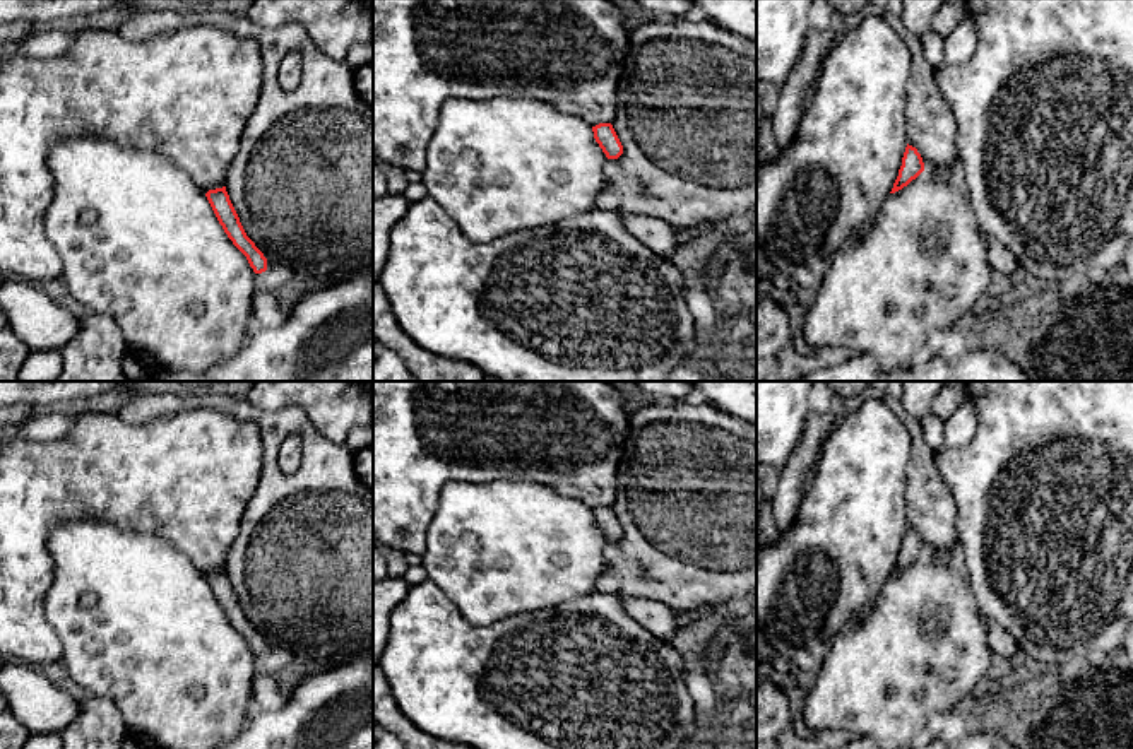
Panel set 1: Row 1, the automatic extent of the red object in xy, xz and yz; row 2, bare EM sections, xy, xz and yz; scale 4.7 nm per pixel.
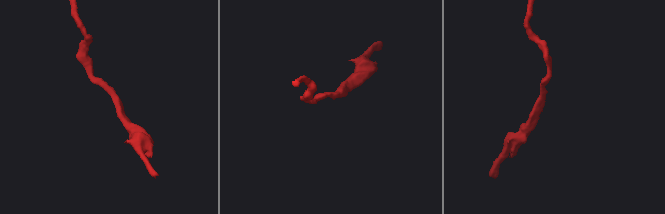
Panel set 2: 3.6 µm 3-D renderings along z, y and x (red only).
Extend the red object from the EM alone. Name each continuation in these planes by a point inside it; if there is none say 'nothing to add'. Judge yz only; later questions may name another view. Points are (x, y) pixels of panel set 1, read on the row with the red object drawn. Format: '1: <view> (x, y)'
nothing to add

